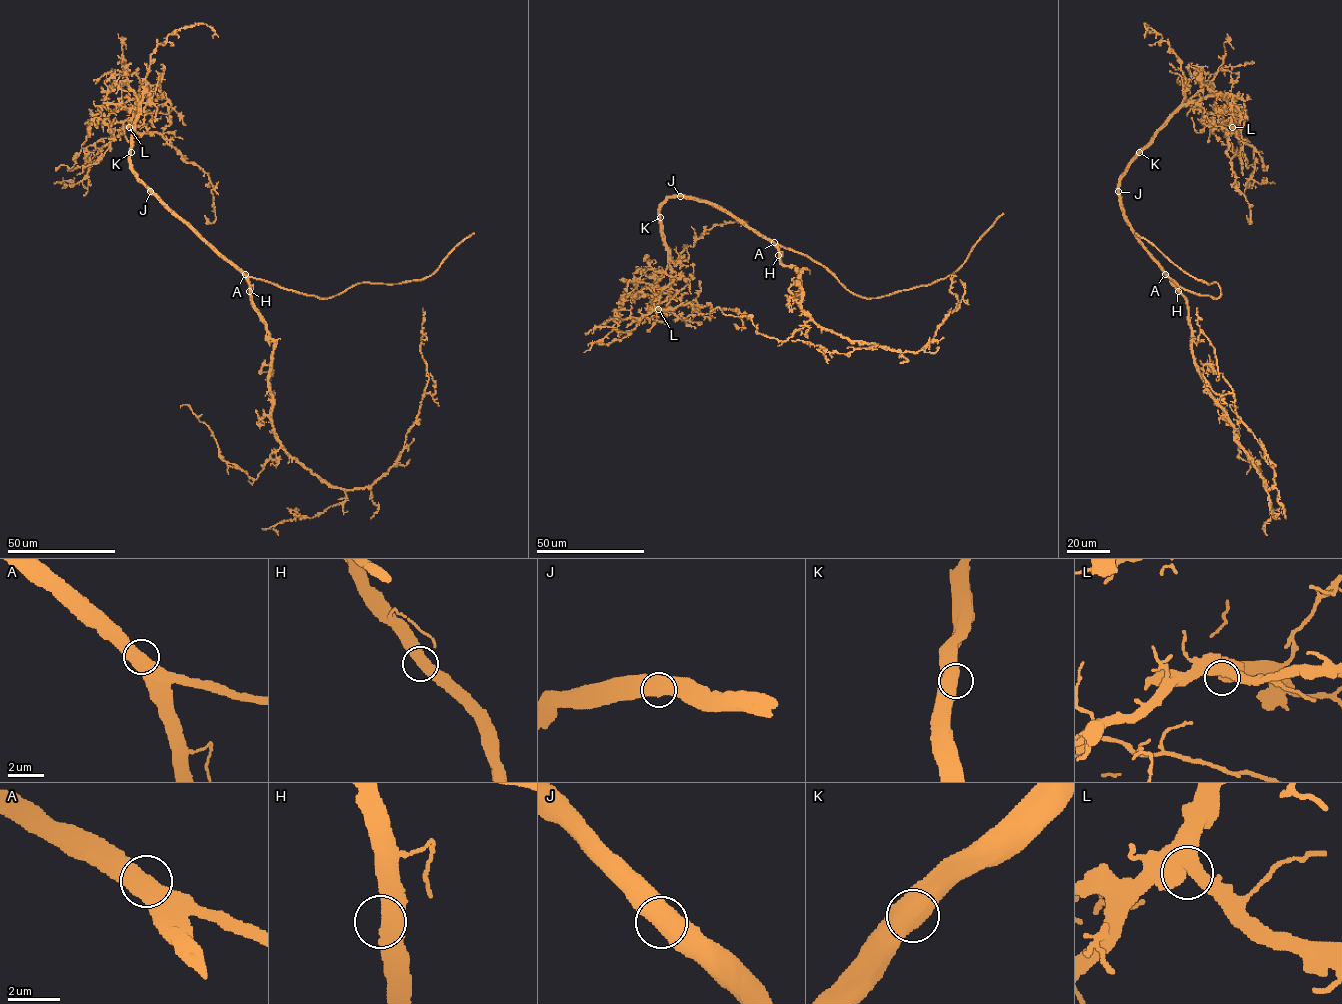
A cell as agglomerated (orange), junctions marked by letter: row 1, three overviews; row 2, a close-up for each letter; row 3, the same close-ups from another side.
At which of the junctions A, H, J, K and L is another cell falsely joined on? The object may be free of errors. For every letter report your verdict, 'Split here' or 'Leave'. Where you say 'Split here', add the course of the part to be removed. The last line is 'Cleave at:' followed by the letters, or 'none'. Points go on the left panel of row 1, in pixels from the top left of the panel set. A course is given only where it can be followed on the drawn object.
A: Leave
H: Leave
J: Leave
K: Leave
L: Leave
Cleave at: none

